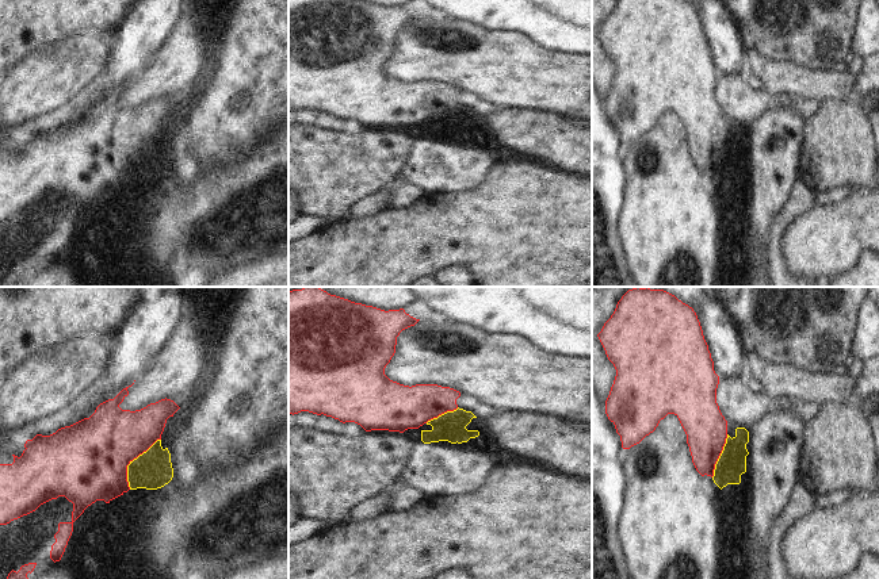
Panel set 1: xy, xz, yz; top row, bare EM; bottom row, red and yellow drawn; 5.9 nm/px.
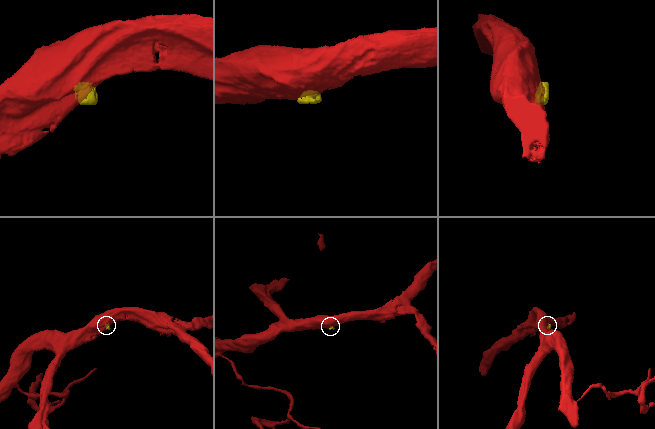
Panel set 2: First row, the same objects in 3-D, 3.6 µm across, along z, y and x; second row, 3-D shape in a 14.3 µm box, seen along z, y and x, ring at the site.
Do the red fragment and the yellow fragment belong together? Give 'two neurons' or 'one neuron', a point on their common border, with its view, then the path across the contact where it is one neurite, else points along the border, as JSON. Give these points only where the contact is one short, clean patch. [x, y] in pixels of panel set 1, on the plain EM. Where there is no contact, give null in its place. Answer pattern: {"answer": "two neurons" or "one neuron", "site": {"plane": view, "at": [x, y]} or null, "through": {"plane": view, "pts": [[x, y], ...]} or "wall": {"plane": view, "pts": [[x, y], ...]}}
{"answer": "one neuron", "site": {"plane": "xy", "at": [132, 157]}, "through": {"plane": "xy", "pts": [[90, 156], [132, 157], [138, 157], [152, 167]]}}

